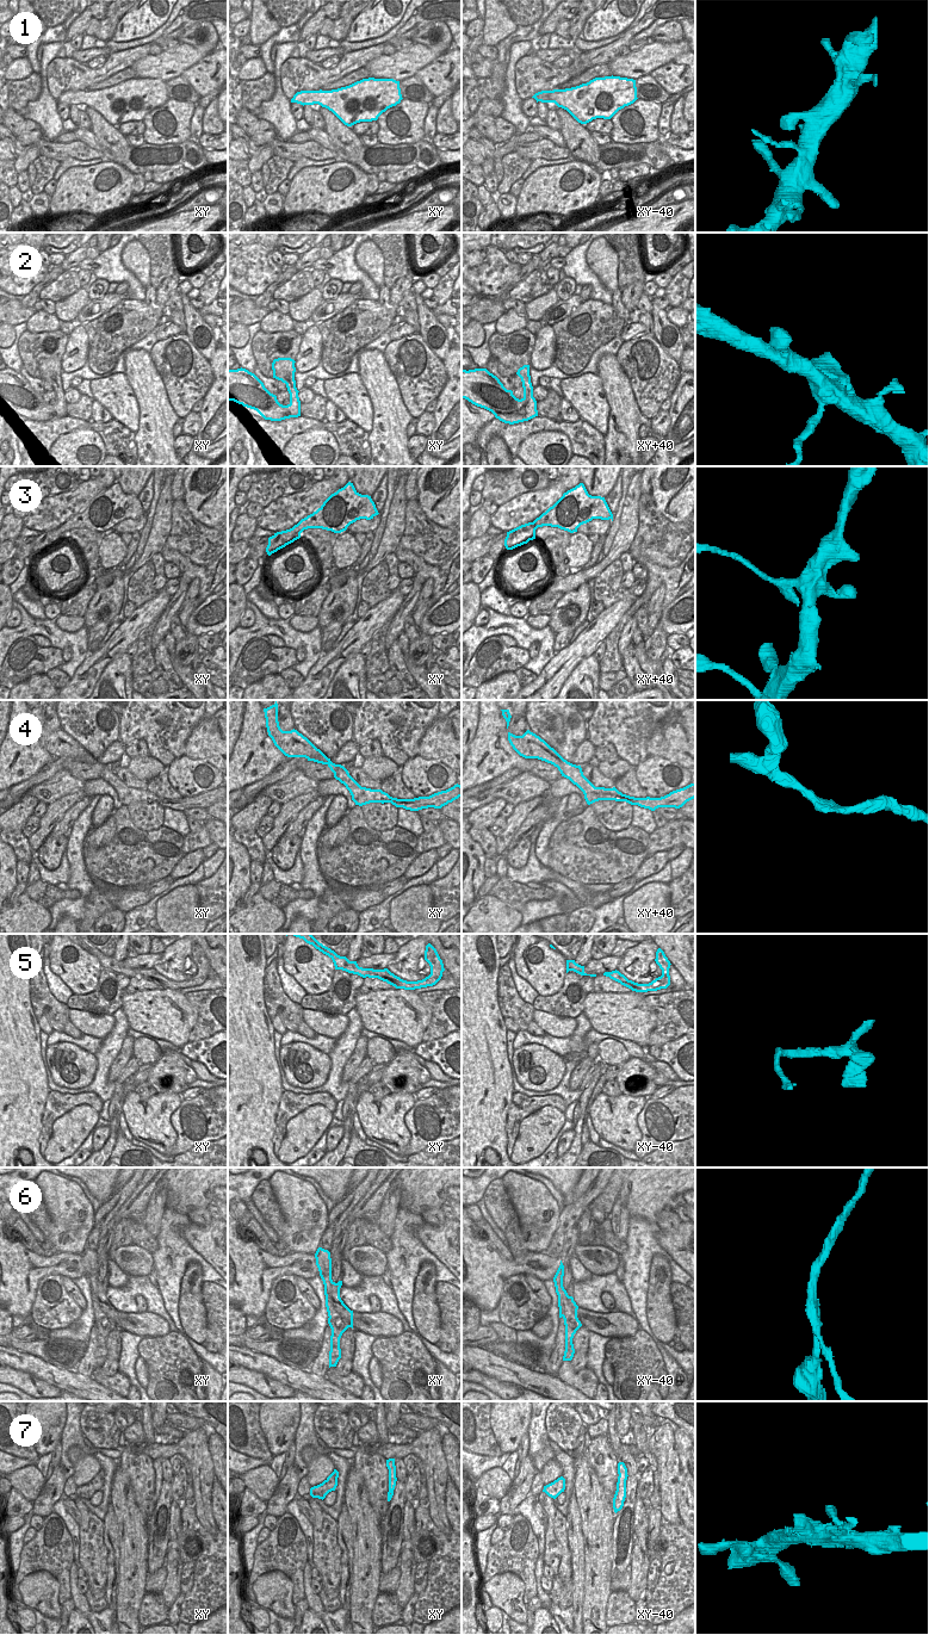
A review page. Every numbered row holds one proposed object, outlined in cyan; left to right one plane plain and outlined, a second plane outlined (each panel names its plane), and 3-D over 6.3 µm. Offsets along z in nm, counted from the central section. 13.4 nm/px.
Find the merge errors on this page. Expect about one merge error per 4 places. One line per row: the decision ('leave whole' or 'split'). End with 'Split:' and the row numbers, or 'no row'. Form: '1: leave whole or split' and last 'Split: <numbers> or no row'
1: leave whole
2: leave whole
3: split
4: leave whole
5: leave whole
6: split
7: leave whole
Split: 3, 6

